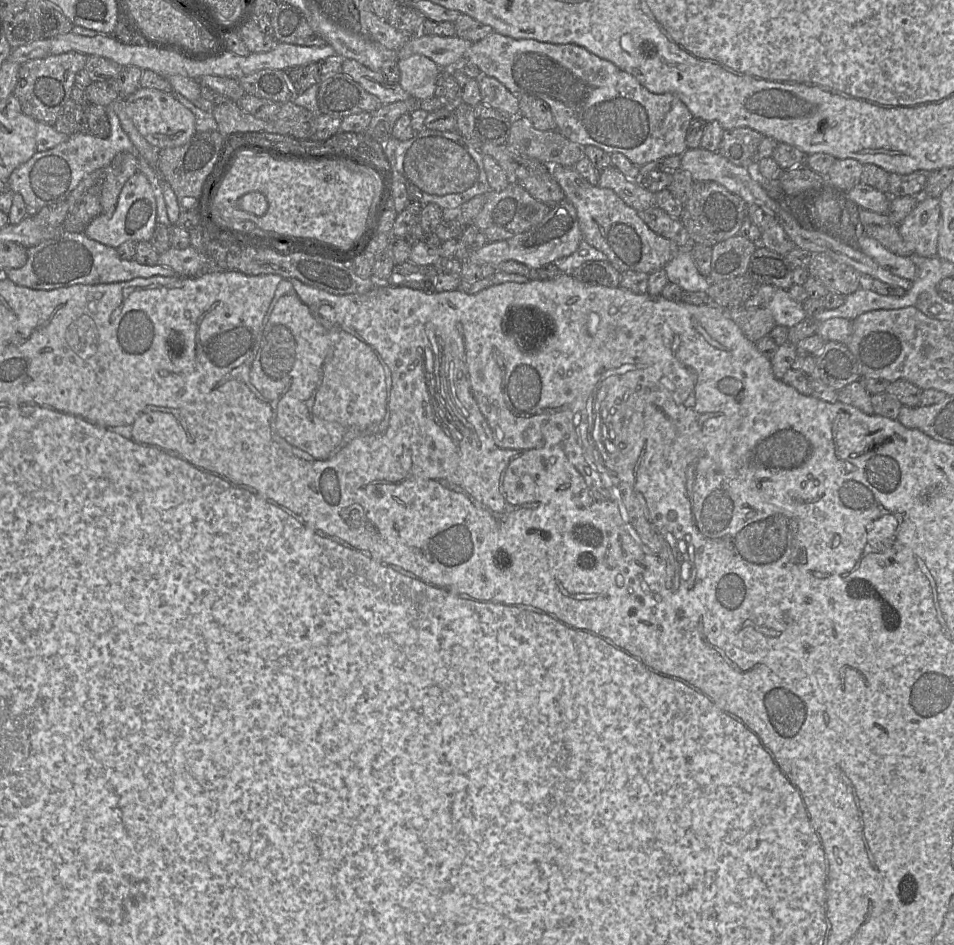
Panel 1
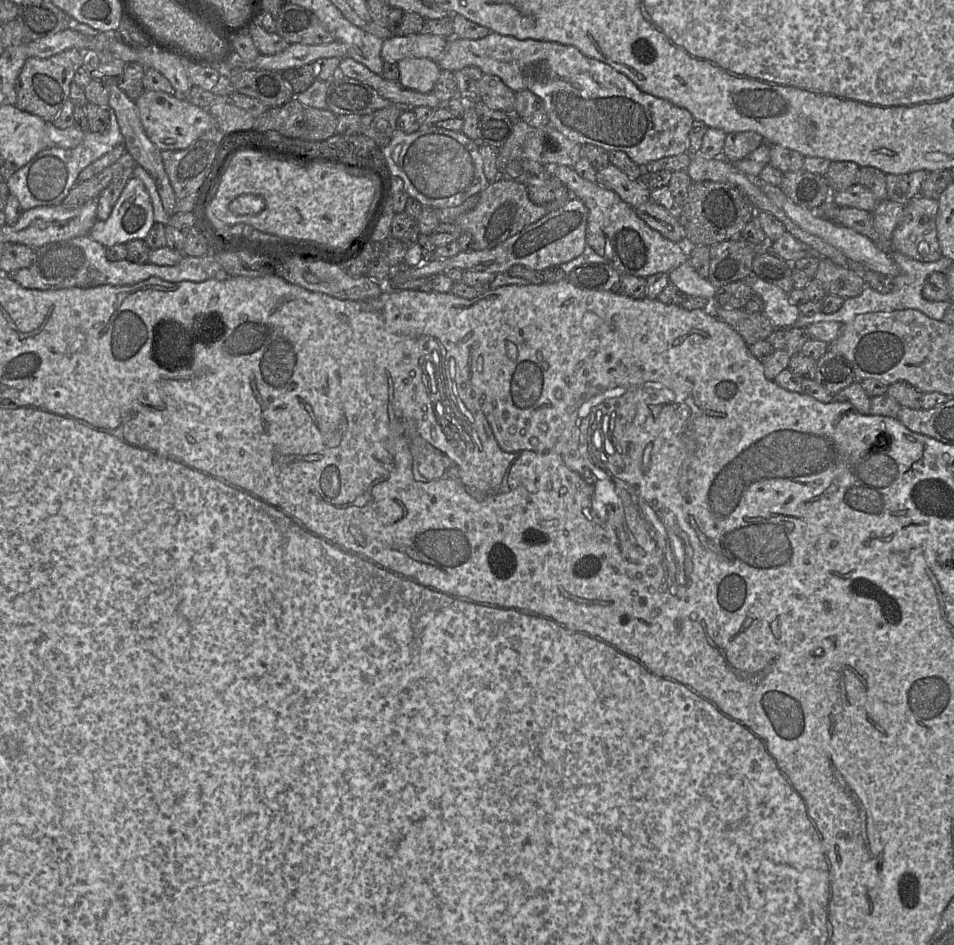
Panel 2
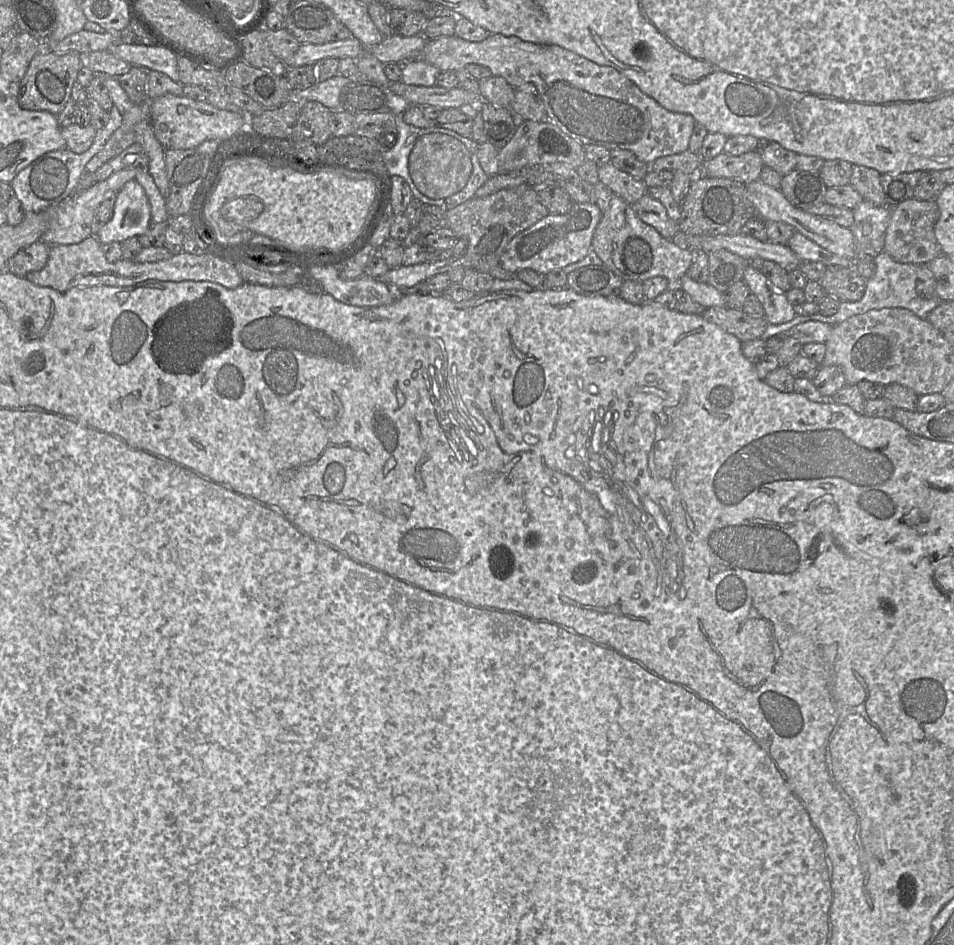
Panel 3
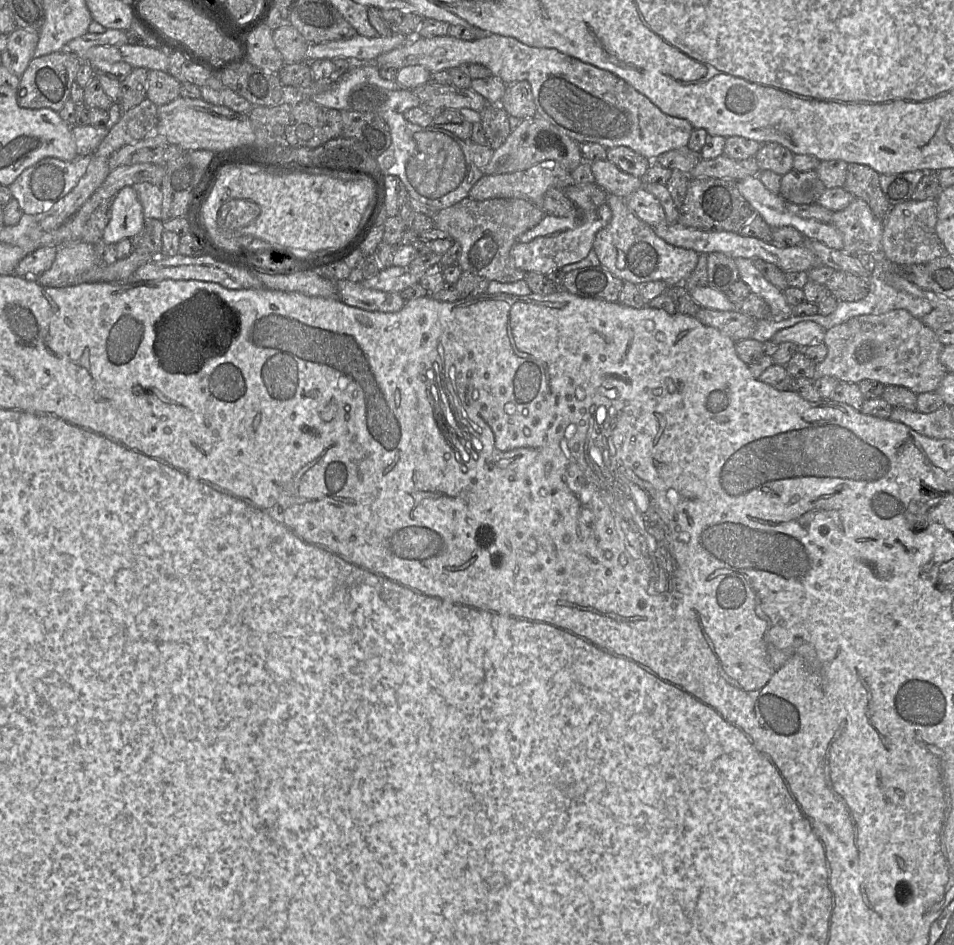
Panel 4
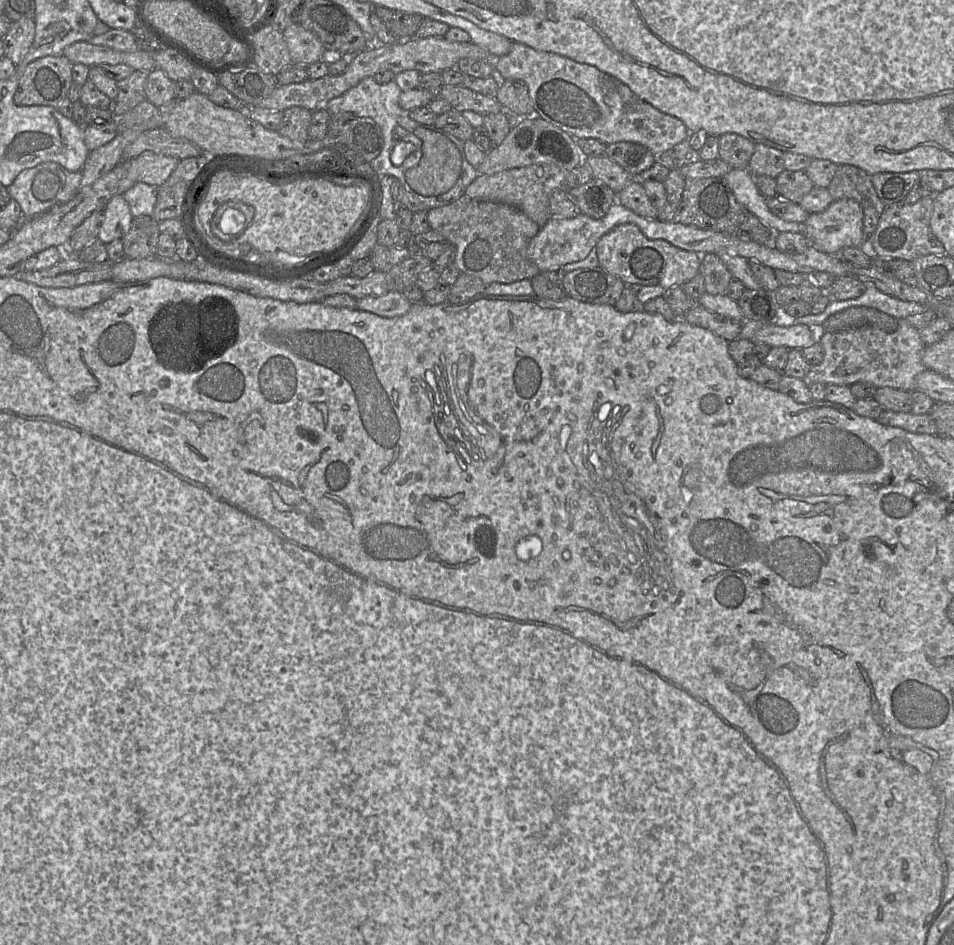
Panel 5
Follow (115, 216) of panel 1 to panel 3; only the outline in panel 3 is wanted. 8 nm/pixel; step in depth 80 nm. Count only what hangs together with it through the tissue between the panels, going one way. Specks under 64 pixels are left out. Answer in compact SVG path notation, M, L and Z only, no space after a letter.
M135 180L124 184L118 192L111 219L97 232L103 244L121 243L143 235L151 221L151 208L142 186Z

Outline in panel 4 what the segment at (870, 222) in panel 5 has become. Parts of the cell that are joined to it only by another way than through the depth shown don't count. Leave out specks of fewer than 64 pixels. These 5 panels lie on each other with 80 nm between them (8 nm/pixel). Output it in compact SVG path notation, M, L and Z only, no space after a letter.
M848 163L843 187L856 198L864 200L873 214L884 223L891 207L881 190L879 176L880 174L868 165Z

